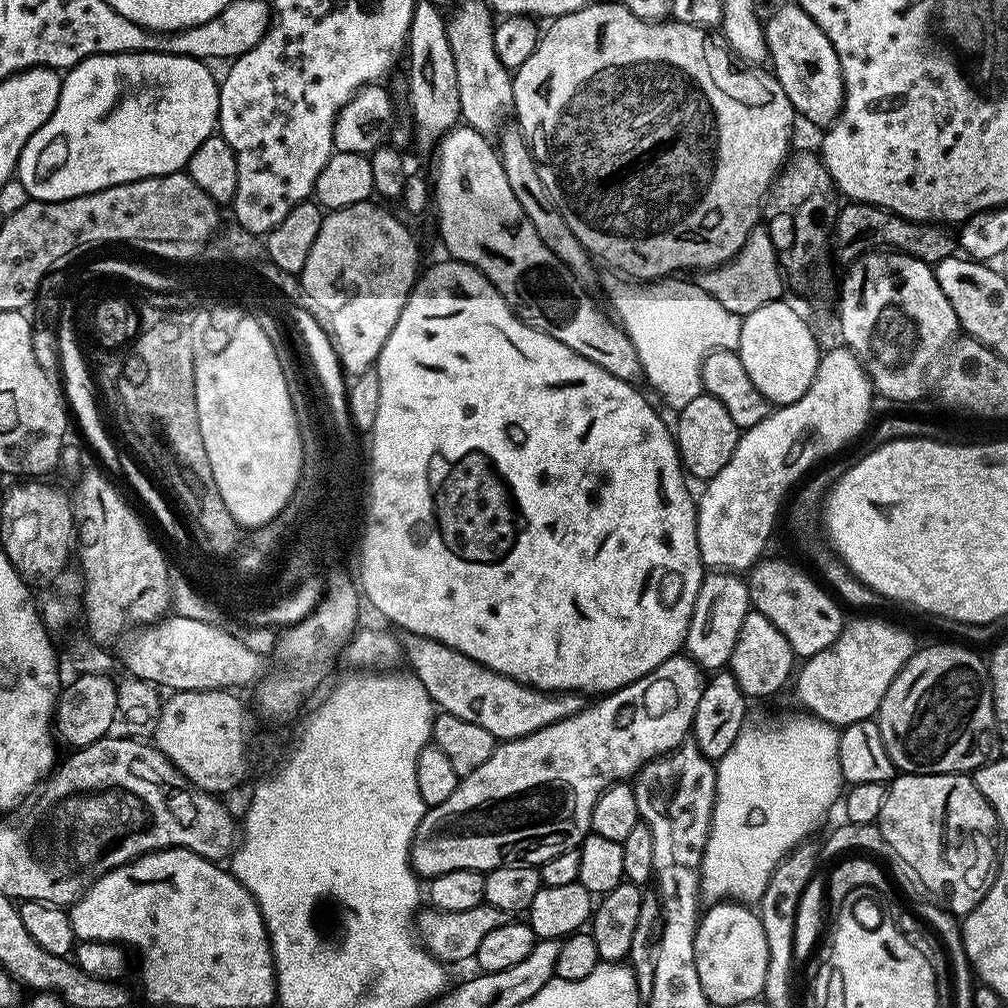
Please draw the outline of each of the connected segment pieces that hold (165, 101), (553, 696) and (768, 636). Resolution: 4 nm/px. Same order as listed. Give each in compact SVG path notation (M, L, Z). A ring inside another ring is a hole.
M161 52L98 54L63 73L54 114L24 143L15 175L33 200L62 202L110 186L151 176L184 172L190 158L206 138L214 135L220 119L218 76L203 60Z
M407 633L402 640L402 654L406 664L408 660L412 667L409 668L411 675L426 686L426 694L430 694L440 712L454 714L454 718L463 718L465 722L474 722L474 726L482 726L482 730L490 730L500 742L534 734L554 722L570 718L582 707L581 697L575 692L543 692L529 684L519 684L434 638Z
M750 610L742 622L742 630L738 630L738 642L734 642L730 671L734 674L745 696L772 696L784 683L791 681L798 657L792 651L790 642L782 636L782 630L770 622L762 613Z

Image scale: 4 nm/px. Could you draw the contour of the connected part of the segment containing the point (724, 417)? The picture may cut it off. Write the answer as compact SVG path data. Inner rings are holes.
M707 394L691 399L675 418L674 439L685 473L693 481L712 480L714 474L718 474L718 470L722 470L722 466L730 462L730 454L734 454L734 446L738 446L742 430L736 425L734 418L730 418L730 410L726 410L726 406L718 402L718 398Z

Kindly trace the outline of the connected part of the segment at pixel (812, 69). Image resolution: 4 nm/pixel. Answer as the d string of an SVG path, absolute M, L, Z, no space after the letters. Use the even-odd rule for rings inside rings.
M799 3L784 4L781 8L776 8L772 12L772 17L767 17L764 24L764 42L766 53L772 59L770 65L776 81L786 90L786 98L790 98L792 107L796 110L797 117L809 120L812 124L821 124L827 126L832 124L840 114L840 107L844 104L844 79L842 70L838 62L838 54L834 54L834 46L830 46L830 38L822 34L822 30L806 14L806 10L800 8Z

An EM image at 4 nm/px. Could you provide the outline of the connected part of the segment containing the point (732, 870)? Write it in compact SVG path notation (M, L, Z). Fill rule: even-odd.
M799 714L793 720L784 720L781 724L756 724L745 726L738 738L734 738L734 746L726 750L726 754L716 764L716 801L712 811L712 829L708 835L708 841L704 847L704 857L700 867L700 894L708 902L758 902L766 890L766 882L770 882L770 874L782 863L787 856L800 844L805 843L824 824L824 819L828 816L828 811L832 807L837 807L846 785L842 778L842 766L838 766L838 742L840 732L837 725L828 724L825 720L811 714Z

